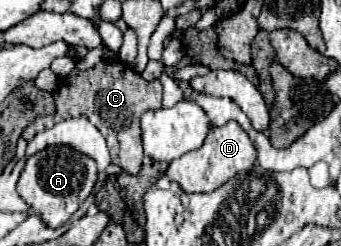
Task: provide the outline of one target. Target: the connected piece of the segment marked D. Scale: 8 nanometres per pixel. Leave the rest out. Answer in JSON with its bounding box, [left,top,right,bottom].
[166,121,256,193]

